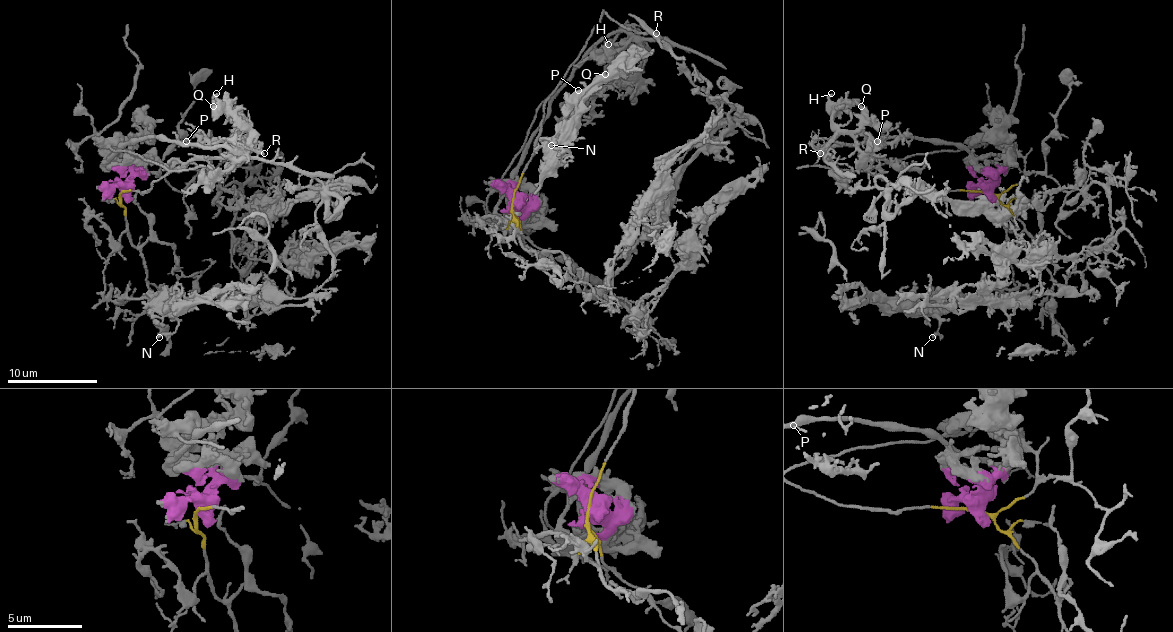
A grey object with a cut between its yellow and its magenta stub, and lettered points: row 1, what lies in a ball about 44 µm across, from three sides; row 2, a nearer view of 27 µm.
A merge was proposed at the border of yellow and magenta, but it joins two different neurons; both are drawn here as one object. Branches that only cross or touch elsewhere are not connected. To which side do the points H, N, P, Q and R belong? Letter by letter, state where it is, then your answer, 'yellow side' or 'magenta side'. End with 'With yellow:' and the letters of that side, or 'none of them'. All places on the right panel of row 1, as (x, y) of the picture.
H: place (831, 93); magenta side
N: place (932, 337); yellow side
P: place (877, 141); magenta side
Q: place (861, 106); magenta side
R: place (820, 153); magenta side
With yellow: N

